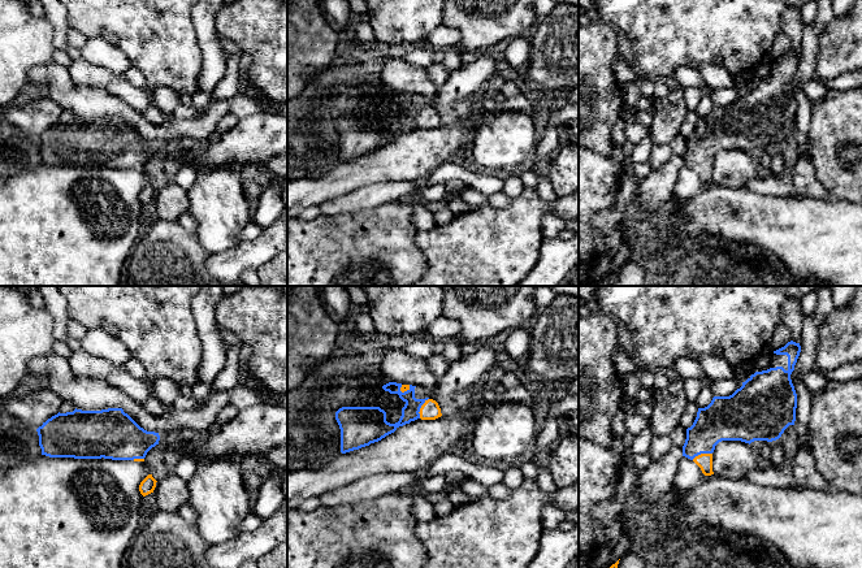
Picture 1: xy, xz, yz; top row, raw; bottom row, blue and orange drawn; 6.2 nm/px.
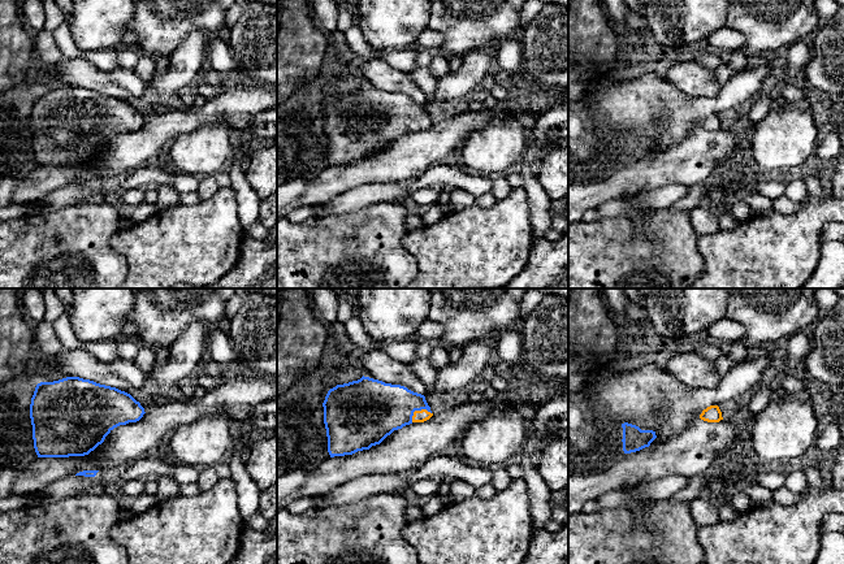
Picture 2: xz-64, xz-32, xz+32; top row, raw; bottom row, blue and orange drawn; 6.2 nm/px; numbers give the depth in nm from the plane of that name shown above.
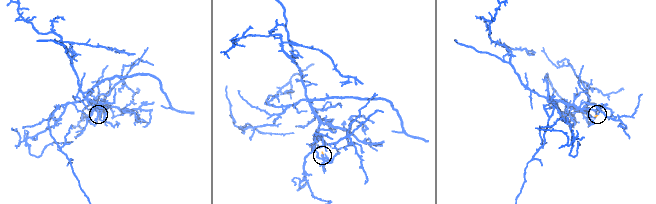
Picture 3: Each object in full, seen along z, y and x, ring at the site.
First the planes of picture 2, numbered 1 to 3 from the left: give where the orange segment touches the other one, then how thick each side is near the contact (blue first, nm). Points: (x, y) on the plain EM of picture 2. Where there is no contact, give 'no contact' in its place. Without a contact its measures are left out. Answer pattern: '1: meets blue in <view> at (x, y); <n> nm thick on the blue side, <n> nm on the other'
1: no contact
2: meets blue in xz-32 at (418, 118); 340 nm thick on the blue side, 80 nm on the other
3: no contact

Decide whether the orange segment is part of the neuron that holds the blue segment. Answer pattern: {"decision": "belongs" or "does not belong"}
{"decision": "belongs"}

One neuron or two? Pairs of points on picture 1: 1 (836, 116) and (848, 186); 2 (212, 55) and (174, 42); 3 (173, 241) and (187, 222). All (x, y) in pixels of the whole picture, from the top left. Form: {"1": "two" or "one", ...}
{"1": "one", "2": "two", "3": "two"}

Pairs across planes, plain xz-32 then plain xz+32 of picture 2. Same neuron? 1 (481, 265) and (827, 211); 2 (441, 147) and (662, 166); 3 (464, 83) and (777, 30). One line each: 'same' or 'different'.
1: same
2: same
3: different

